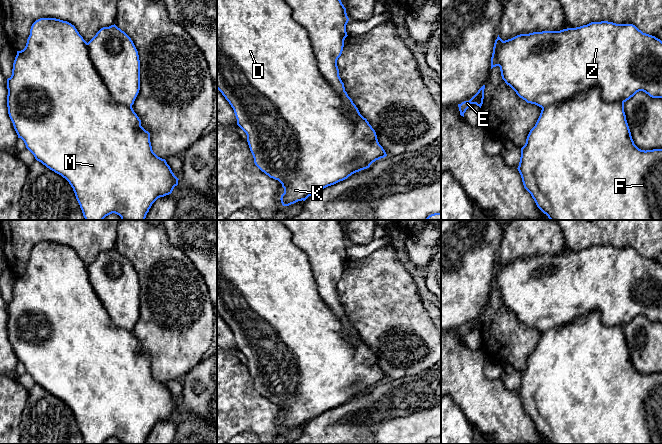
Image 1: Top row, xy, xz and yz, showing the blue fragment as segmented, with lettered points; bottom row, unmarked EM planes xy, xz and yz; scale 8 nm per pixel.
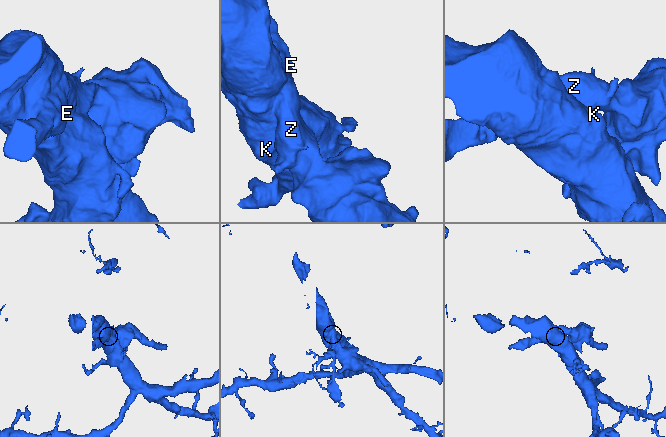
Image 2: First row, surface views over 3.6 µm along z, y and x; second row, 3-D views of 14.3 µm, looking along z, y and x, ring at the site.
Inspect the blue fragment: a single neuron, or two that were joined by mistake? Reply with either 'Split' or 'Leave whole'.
Split

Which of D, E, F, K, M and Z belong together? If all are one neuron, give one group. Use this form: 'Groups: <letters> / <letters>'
Groups: D F K M / E Z

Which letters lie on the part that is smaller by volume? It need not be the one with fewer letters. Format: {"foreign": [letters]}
{"foreign": ["E", "Z"]}

